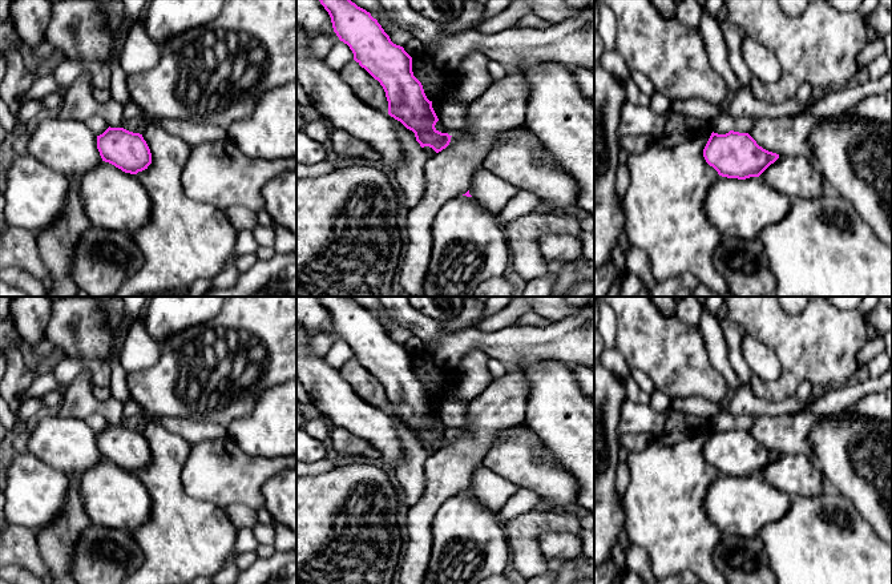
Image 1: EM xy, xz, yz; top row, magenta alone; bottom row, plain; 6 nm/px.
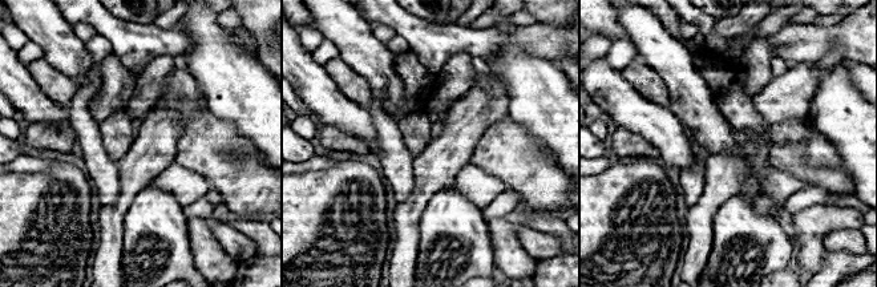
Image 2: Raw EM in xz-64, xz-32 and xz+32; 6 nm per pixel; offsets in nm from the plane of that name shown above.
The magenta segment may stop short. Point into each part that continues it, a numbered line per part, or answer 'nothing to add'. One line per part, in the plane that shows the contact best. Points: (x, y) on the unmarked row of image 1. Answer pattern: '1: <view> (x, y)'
nothing to add

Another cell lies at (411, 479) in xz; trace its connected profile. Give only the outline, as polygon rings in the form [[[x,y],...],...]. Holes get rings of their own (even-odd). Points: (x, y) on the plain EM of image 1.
[[[393,415],[391,418],[404,454],[403,462],[395,467],[397,488],[405,504],[412,507],[421,499],[425,488],[424,464],[428,454],[412,428]]]

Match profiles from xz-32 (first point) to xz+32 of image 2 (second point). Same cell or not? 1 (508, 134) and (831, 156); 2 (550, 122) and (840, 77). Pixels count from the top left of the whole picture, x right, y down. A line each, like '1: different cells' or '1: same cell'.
1: different cells
2: same cell

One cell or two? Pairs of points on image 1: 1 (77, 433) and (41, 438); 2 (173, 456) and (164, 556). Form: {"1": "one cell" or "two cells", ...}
{"1": "one cell", "2": "one cell"}

